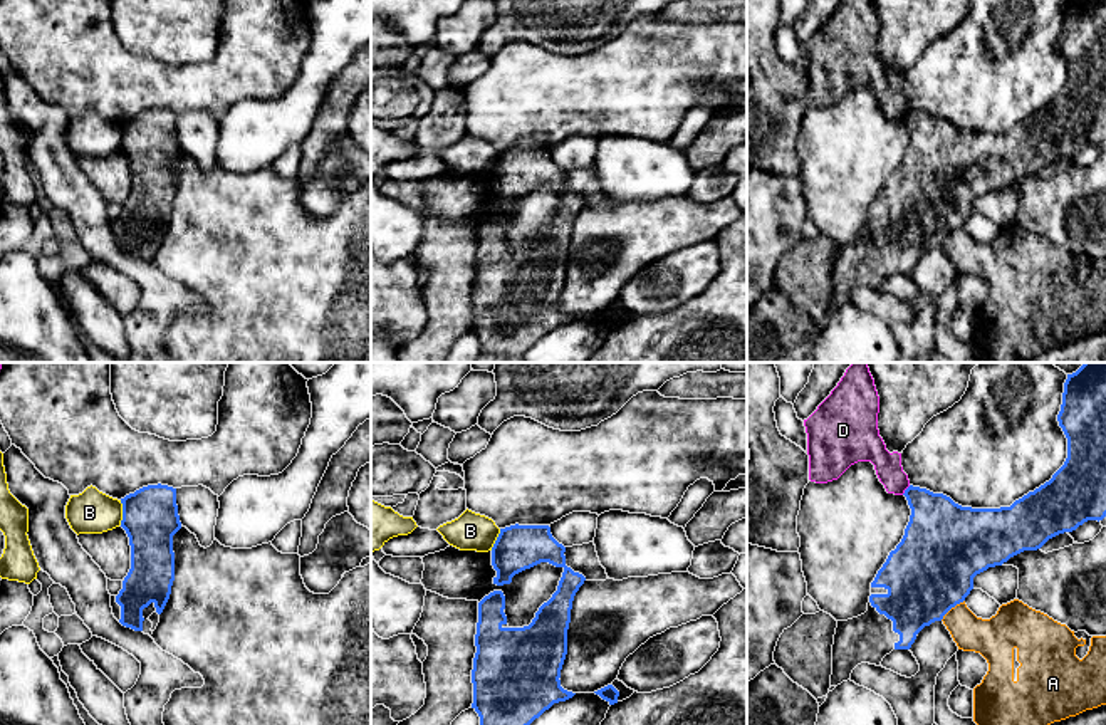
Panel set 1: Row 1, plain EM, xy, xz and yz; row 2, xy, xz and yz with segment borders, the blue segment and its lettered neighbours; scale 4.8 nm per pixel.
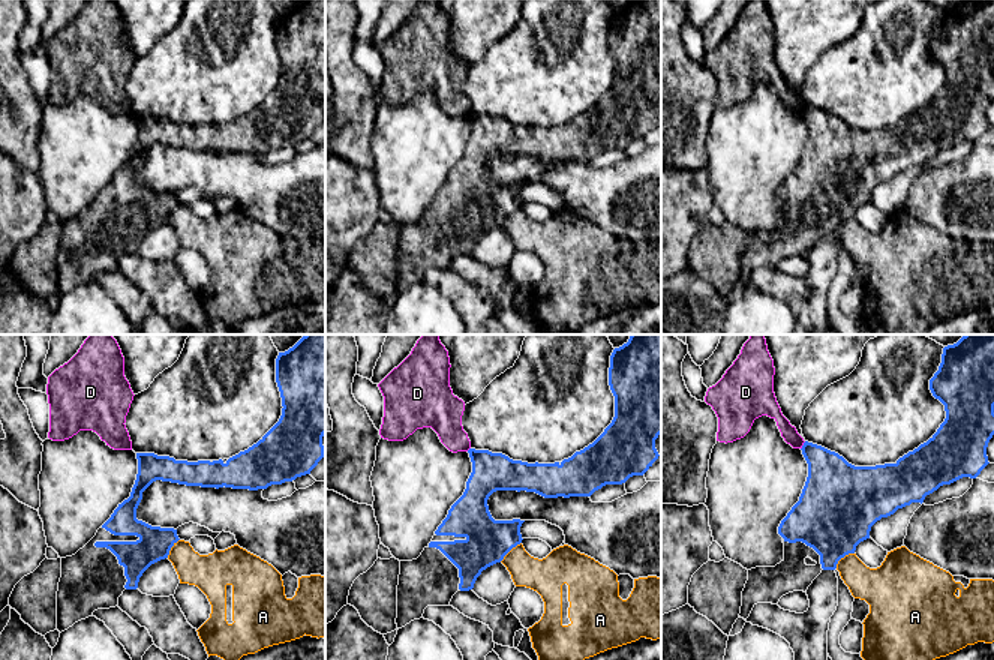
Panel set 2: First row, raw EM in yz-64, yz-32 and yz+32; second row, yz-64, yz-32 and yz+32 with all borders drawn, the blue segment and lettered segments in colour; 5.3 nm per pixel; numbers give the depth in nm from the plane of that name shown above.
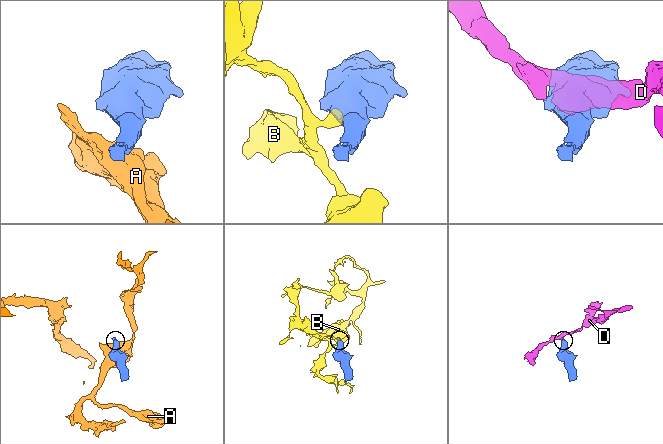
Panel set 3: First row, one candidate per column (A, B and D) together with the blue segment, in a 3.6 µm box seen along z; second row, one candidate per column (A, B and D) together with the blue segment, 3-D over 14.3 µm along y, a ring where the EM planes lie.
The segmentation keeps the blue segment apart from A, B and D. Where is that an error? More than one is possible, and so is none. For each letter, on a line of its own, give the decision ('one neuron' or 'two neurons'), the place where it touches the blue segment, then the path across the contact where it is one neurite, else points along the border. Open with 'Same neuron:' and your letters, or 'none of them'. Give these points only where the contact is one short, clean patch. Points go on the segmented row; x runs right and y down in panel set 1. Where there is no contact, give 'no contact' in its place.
Same neuron: none of them
A: two neurons; meets blue in yz at (952, 606); border along yz (964, 599), (940, 620)
B: two neurons; meets blue in xy at (123, 512); border along xy (119, 500), (121, 524)
D: two neurons; meets blue in yz at (905, 490); border along yz (910, 485), (902, 494)

